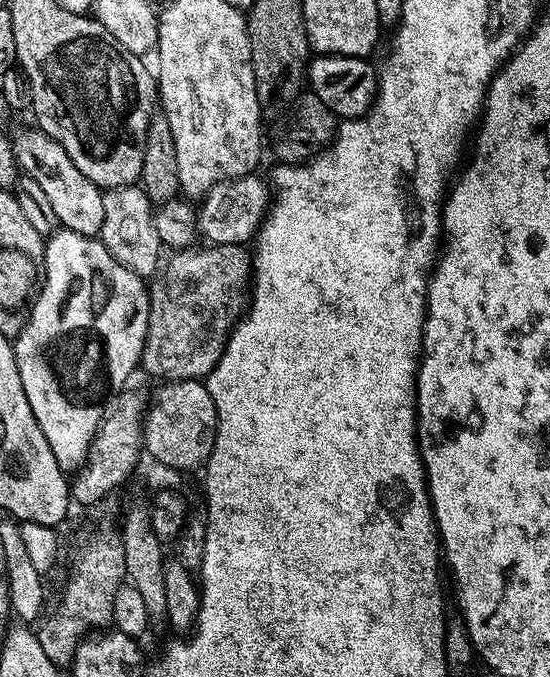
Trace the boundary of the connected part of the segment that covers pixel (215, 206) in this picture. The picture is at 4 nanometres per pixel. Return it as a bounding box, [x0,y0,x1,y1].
[197,172,270,246]

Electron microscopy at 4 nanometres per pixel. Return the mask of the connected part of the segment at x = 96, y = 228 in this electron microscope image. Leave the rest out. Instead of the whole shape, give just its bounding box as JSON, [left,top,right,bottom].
[11,127,105,237]

